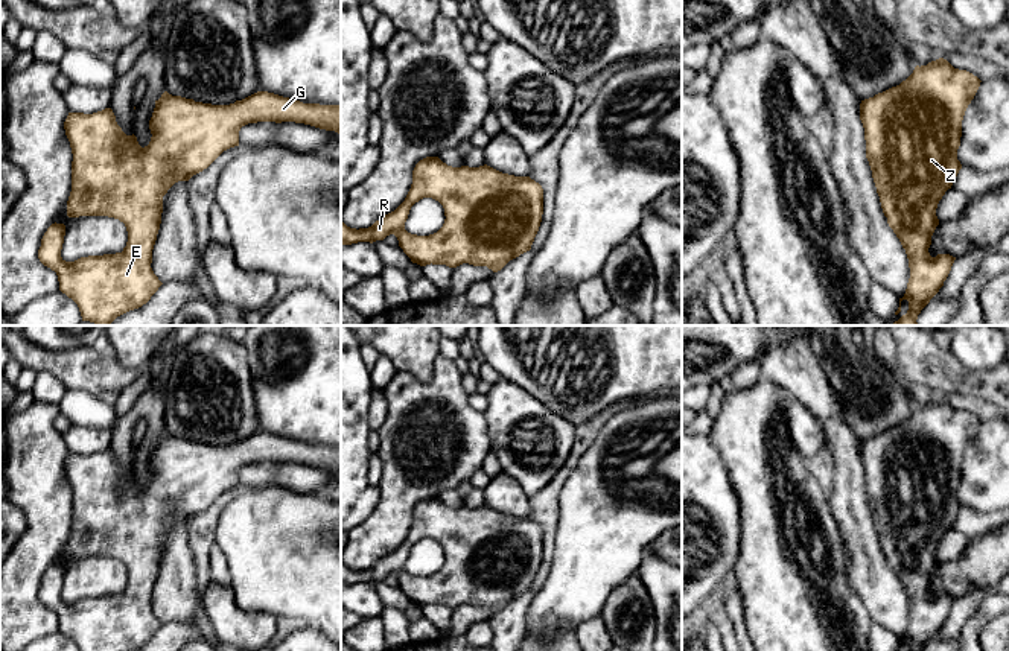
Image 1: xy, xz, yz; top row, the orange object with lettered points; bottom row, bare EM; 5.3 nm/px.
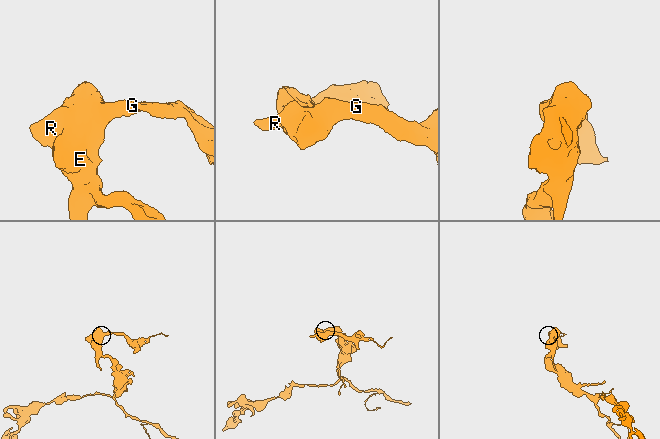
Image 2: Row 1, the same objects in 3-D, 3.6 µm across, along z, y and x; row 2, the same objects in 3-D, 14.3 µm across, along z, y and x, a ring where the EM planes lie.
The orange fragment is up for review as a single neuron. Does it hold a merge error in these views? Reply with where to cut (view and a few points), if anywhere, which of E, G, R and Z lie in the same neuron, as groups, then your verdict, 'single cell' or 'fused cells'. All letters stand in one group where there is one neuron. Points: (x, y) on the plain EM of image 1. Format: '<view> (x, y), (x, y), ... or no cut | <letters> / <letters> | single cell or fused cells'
no cut | E G R Z | single cell

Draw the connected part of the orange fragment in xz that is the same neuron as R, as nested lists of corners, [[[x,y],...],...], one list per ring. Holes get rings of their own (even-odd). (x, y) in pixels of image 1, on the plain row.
[[[438,497],[420,500],[412,511],[412,525],[405,541],[368,569],[350,569],[341,561],[341,586],[384,581],[394,575],[399,587],[420,607],[463,604],[501,611],[510,601],[531,590],[543,555],[543,529],[530,517],[502,514],[487,505],[479,508],[452,508]],[[423,538],[438,541],[444,549],[443,567],[429,576],[405,570],[411,548]]]

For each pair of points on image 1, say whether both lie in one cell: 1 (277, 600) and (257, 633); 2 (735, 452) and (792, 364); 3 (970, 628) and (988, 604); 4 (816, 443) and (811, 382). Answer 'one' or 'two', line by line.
1: two
2: two
3: one
4: two

